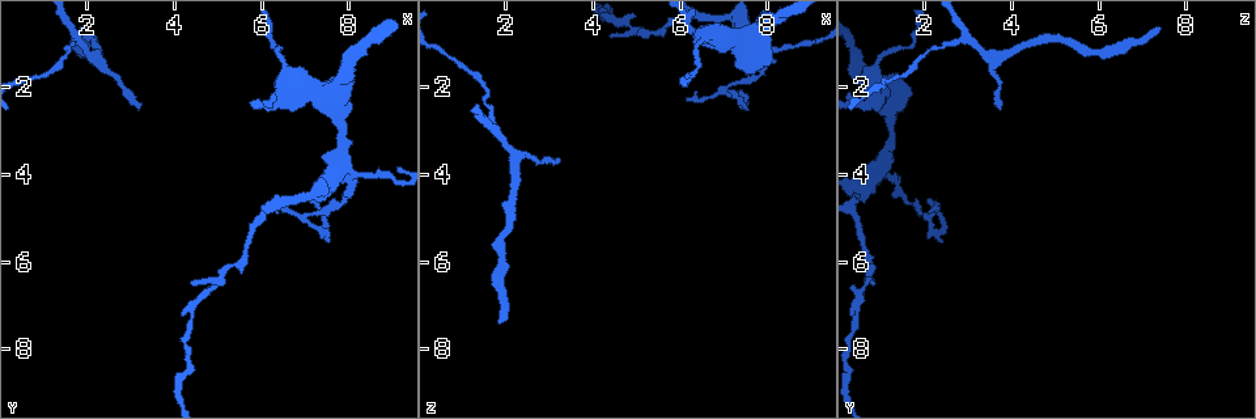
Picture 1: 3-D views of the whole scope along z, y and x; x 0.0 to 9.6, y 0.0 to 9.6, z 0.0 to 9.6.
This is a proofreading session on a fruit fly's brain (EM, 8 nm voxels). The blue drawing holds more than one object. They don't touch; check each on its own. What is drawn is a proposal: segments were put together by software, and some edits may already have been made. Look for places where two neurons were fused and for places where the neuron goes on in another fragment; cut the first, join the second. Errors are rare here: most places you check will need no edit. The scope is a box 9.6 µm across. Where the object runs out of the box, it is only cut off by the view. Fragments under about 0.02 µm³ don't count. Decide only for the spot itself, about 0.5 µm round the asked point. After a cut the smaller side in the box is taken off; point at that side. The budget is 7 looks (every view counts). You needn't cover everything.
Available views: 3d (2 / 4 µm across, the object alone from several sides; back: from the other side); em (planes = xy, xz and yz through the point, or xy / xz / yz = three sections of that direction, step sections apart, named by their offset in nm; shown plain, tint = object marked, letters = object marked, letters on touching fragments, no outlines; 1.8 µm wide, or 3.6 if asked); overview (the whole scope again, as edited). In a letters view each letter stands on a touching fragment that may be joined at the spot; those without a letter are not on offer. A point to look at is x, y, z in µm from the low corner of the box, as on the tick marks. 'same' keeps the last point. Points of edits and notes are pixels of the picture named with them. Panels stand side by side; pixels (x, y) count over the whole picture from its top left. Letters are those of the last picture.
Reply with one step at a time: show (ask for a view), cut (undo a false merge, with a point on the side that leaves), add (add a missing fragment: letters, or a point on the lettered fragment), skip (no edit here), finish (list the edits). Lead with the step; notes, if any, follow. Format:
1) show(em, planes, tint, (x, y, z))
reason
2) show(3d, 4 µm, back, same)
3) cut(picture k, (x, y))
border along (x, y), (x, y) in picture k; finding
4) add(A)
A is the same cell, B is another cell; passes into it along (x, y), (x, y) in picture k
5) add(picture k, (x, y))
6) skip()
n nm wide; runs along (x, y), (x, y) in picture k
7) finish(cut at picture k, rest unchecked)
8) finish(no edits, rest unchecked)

show(3d, 4 µm, (1.80, 0.70, 7.45))
an open end

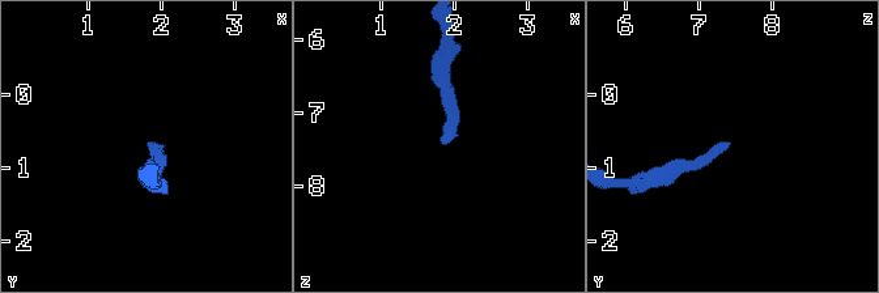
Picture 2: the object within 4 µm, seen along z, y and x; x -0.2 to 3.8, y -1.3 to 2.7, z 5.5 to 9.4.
show(em, planes, letters, (1.85, 0.65, 7.45))

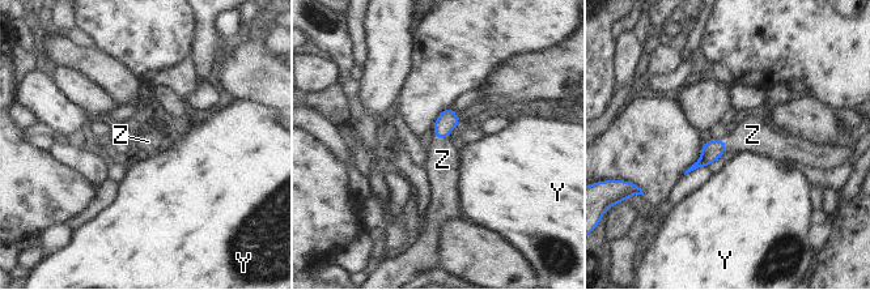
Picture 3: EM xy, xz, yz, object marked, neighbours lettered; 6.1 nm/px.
add(Z)
Z is the same cell, Y is another cell; passes into it along (446, 120), (441, 139), (442, 160) in picture 3; it goes on there

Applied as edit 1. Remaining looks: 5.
show(overview)

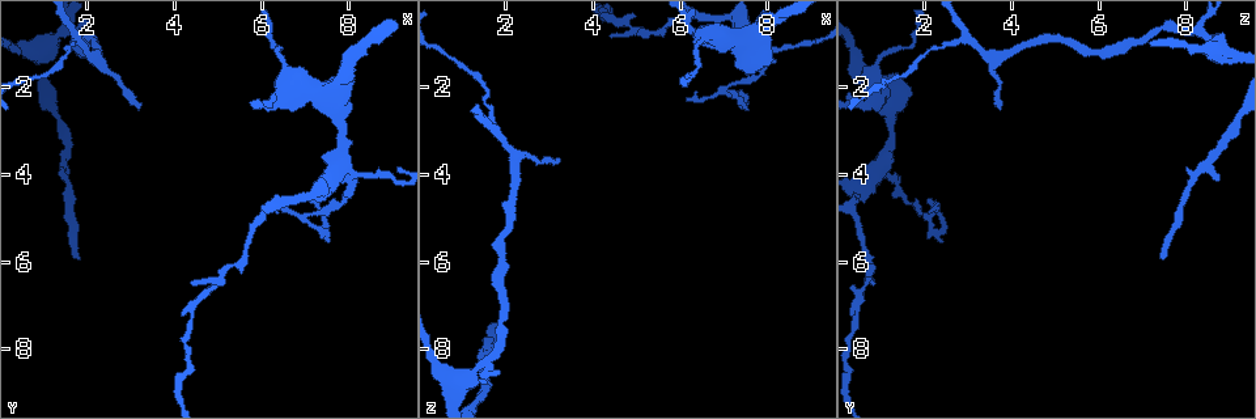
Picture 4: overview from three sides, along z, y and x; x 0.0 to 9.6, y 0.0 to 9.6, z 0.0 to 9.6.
show(3d, 4 µm, (1.75, 0.90, 3.00))
three-way junction

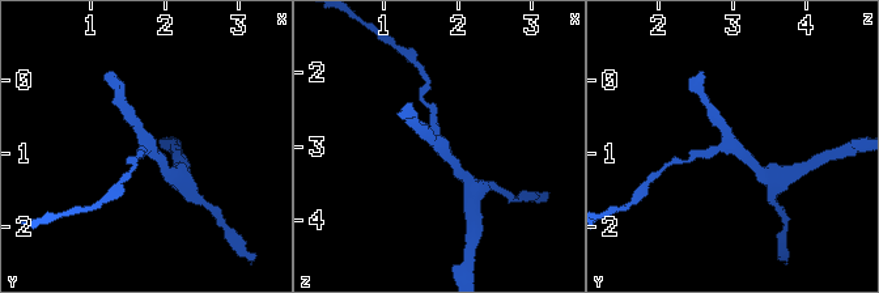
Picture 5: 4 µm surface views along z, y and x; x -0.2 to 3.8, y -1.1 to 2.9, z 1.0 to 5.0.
show(em, planes, letters, (1.75, 0.90, 2.95))
3 arms; shape alone is not enough

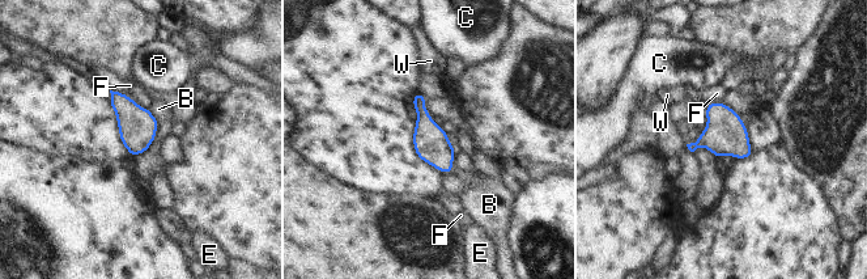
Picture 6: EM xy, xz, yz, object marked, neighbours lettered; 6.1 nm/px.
skip()
B, C, E, F and W are other cells; border along (148, 109), (158, 122) in picture 6; one neuron here

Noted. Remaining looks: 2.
show(em, xz, step 16, tint, (1.45, 4.15, 8.70))
thin end

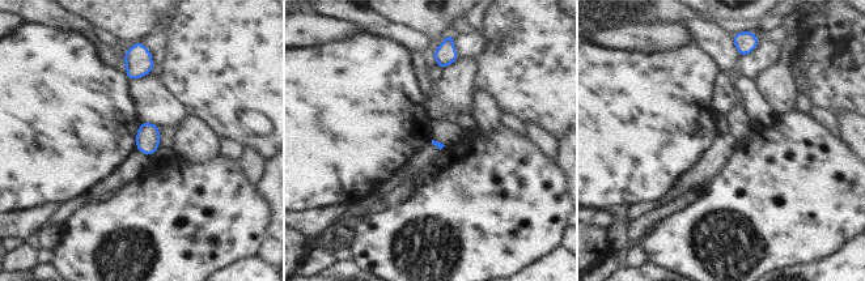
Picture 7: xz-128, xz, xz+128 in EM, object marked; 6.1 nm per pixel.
show(em, xy, step 8, letters, same)

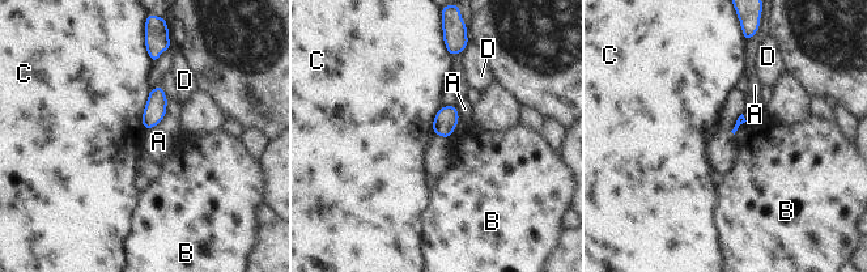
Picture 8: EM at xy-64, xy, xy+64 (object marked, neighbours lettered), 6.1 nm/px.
skip()
A, B, C and D are other cells; border along (149, 90), (141, 119), (144, 128) in picture 8; none of them fits

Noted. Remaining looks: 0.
finish(add at picture 3, rest unchecked)

